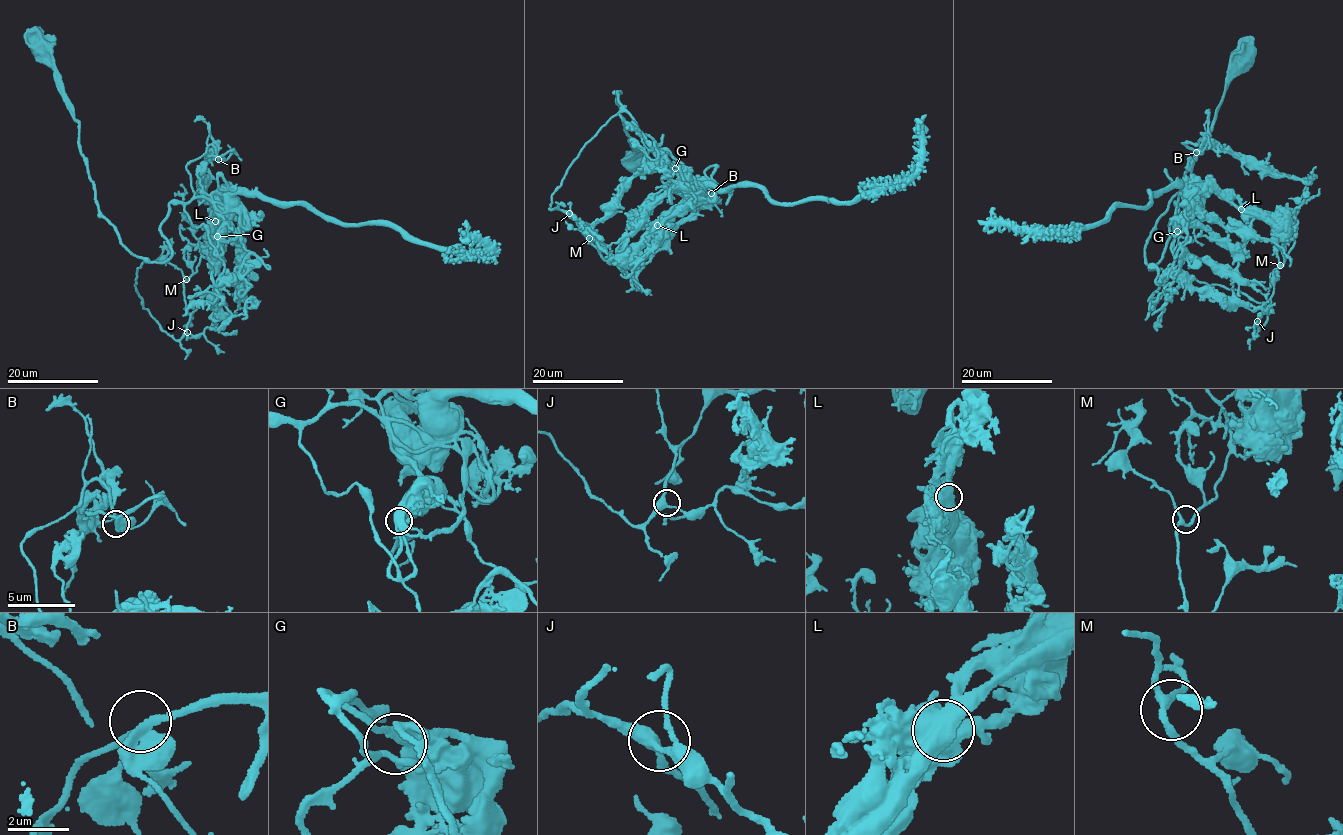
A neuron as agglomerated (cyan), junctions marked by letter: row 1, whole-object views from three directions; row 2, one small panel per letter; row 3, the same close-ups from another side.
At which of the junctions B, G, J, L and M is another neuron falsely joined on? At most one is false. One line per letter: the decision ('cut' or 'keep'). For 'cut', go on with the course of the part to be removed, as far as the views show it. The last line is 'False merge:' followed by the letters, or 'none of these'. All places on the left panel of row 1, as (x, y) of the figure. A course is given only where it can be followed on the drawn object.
B: keep
G: keep
J: keep
L: cut; foreign part runs (215, 222), (220, 203), (242, 193), (299, 201), (344, 224), (393, 223), (454, 251), (493, 250), (464, 230)
M: keep
False merge: L

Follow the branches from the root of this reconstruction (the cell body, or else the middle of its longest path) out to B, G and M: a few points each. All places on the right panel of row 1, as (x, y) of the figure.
B: (1242, 60), (1203, 145), (1147, 240), (1152, 269), (1205, 137), (1196, 152)
G: (1242, 60), (1203, 145), (1147, 240), (1151, 268), (1162, 258), (1180, 194), (1186, 207), (1177, 231)
M: (1242, 60), (1145, 256), (1152, 269), (1263, 302), (1259, 330), (1280, 265)

